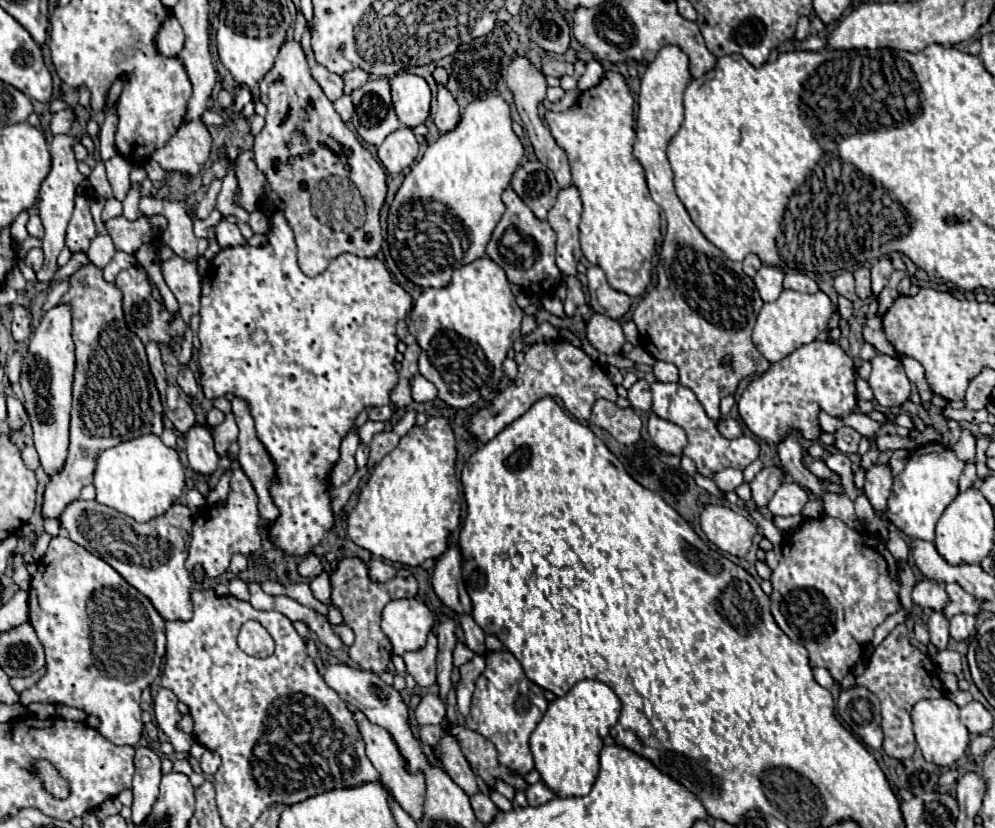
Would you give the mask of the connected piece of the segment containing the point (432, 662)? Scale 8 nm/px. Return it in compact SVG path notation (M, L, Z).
M430 632L428 640L422 648L412 650L412 652L404 652L404 656L402 656L406 662L408 674L422 688L436 684L436 652L438 652L436 636Z

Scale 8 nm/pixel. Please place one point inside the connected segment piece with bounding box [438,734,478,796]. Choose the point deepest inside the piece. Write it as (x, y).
(451, 756)

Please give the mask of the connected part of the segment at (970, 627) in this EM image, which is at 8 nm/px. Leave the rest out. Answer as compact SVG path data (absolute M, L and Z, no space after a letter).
M958 614L954 618L950 618L950 636L956 640L956 642L962 642L962 640L968 640L976 634L974 630L974 616L968 616L968 614Z

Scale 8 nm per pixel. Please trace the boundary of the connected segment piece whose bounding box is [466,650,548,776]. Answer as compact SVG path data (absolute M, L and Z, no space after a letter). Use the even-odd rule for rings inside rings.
M508 650L486 652L484 660L486 660L486 668L476 680L472 710L466 716L466 728L480 732L488 740L502 738L502 740L492 740L498 750L498 762L524 776L534 768L528 736L532 734L532 730L536 728L536 724L540 722L540 718L548 708L544 690L526 678L520 662Z

